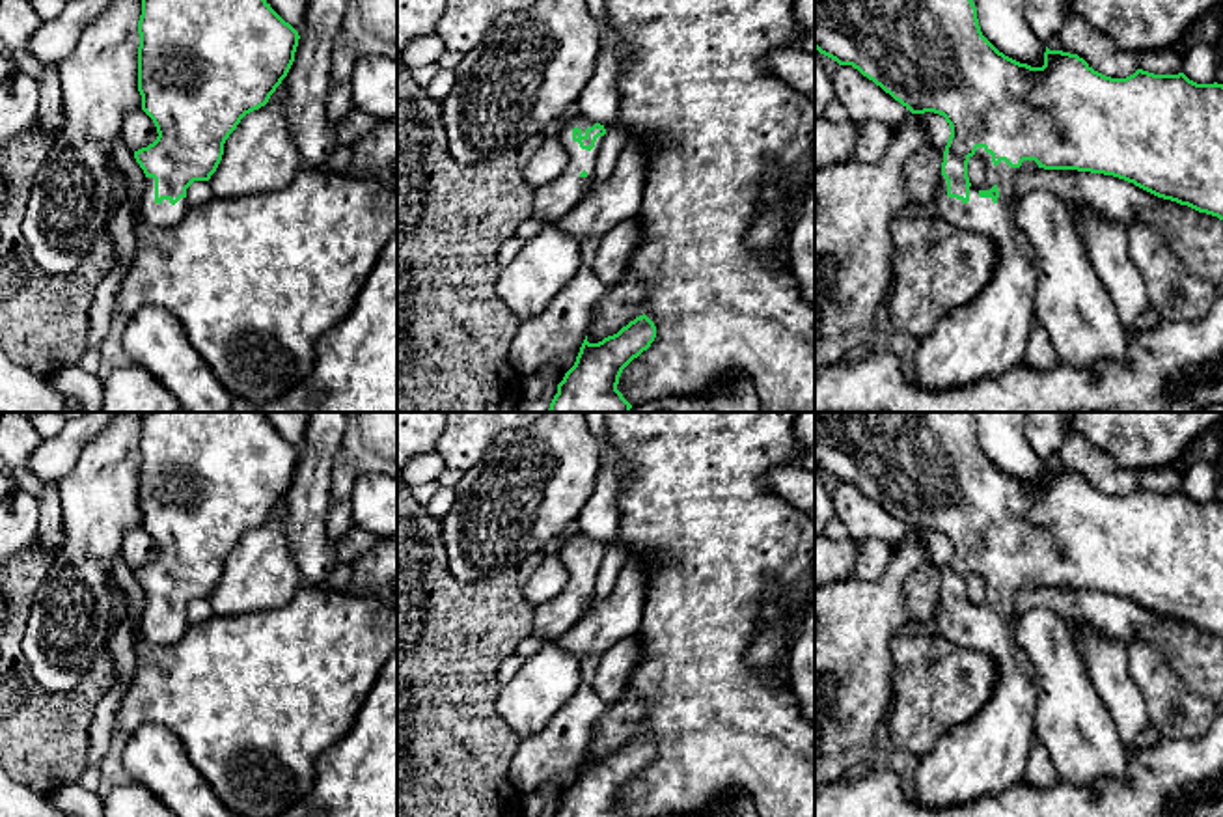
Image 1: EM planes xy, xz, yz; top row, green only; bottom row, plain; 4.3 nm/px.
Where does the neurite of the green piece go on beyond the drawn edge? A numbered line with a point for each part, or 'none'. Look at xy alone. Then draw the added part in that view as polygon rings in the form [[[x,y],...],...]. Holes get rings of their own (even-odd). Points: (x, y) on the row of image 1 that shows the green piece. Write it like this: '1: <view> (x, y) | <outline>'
1: xy (161, 215) | [[[145,177],[144,196],[140,200],[142,218],[155,228],[173,228],[177,226],[188,213],[186,198],[181,198],[175,205],[170,200],[155,201],[155,179]]]

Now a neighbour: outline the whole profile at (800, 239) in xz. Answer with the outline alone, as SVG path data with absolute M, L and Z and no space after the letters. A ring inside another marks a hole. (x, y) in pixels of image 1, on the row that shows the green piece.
M815 185L787 233L787 261L804 297L815 302Z

